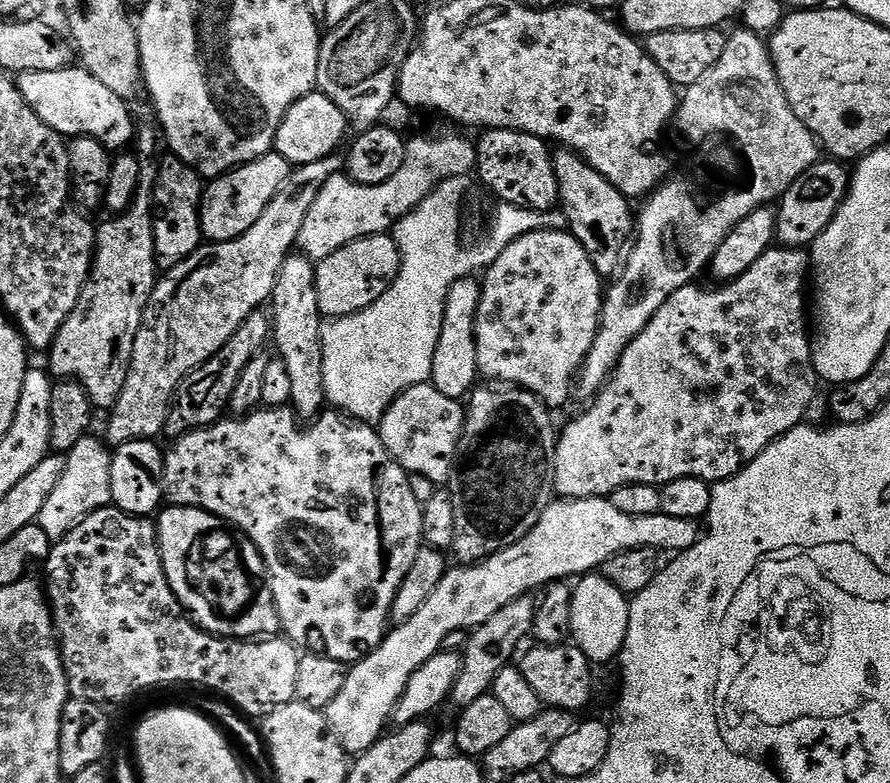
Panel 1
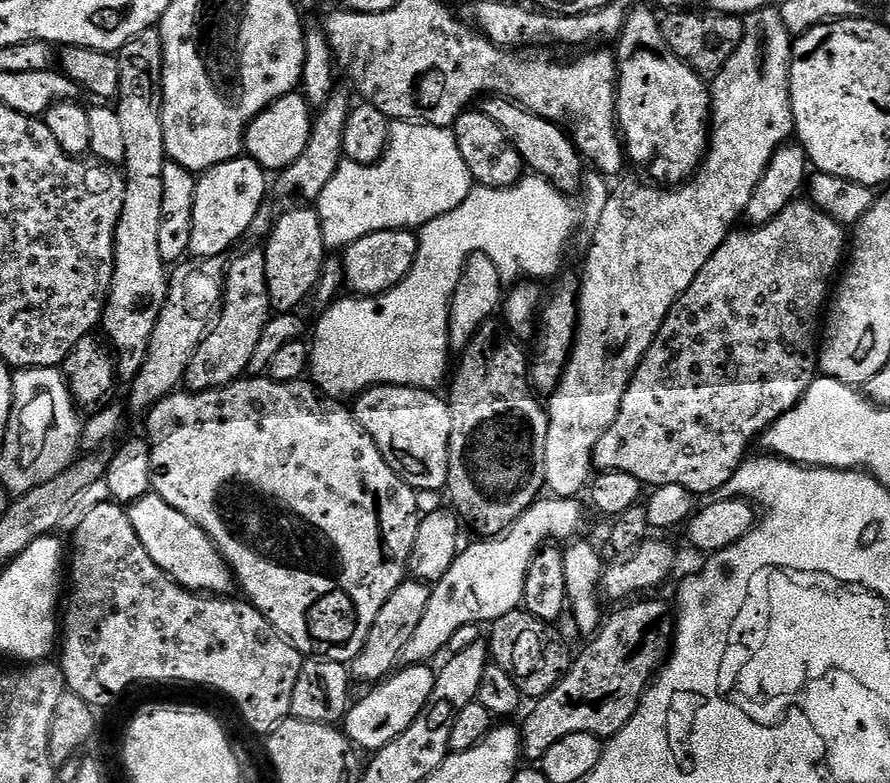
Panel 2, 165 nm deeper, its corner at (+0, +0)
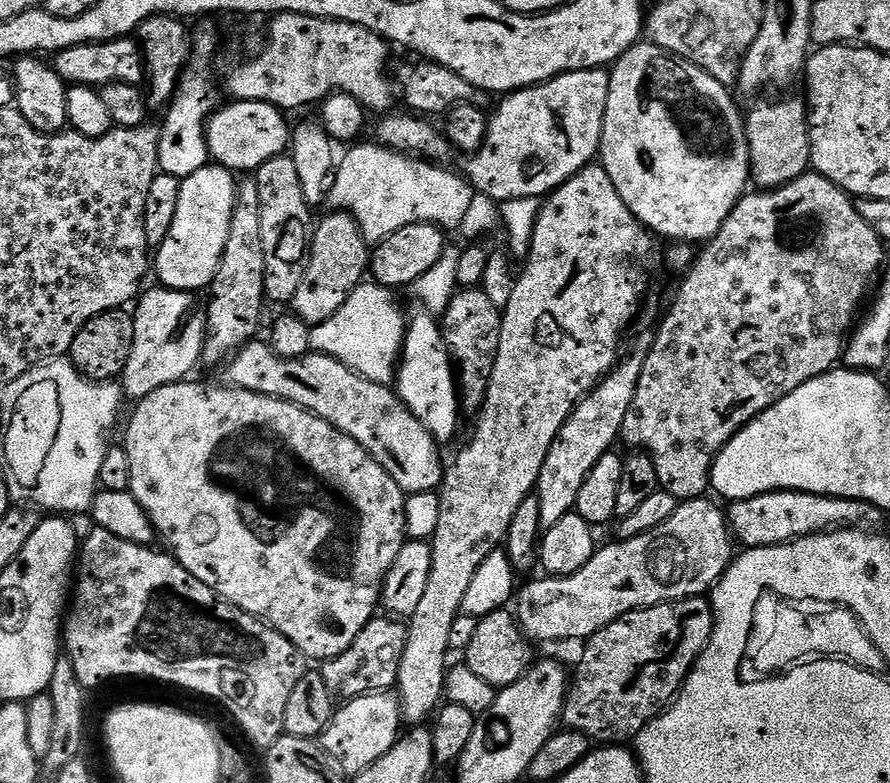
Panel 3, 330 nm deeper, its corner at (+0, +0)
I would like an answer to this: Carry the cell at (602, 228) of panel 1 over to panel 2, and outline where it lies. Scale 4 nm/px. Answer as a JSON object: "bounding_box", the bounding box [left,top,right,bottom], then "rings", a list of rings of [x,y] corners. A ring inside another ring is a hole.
{"bounding_box":[482,96,582,194],"rings":[[[489,96],[483,101],[482,111],[486,118],[494,121],[494,126],[506,134],[506,138],[518,150],[518,154],[524,160],[525,165],[535,175],[550,181],[559,192],[565,194],[579,193],[582,188],[582,157],[576,151],[576,145],[572,143],[572,137],[559,123],[542,118],[530,110],[526,110],[520,104],[512,100],[506,100],[503,96]]]}

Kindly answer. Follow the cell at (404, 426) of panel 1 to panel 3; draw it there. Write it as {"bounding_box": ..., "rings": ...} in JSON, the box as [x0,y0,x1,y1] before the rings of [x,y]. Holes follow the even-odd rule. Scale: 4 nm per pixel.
{"bounding_box":[227,343,445,494],"rings":[[[256,343],[245,344],[227,361],[227,383],[231,387],[289,400],[330,422],[330,426],[354,438],[362,450],[370,453],[405,494],[439,489],[445,465],[440,464],[438,442],[389,385],[368,380],[321,352],[287,360],[274,354],[271,343]]]}

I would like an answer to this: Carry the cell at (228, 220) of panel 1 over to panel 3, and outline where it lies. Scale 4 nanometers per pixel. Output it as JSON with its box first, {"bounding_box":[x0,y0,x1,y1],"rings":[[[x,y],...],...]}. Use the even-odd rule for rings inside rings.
{"bounding_box":[154,162,237,293],"rings":[[[209,162],[202,170],[180,181],[178,210],[170,234],[154,252],[154,276],[161,285],[179,292],[199,293],[199,288],[211,289],[218,274],[226,238],[230,238],[230,218],[234,214],[237,177],[227,168]]]}

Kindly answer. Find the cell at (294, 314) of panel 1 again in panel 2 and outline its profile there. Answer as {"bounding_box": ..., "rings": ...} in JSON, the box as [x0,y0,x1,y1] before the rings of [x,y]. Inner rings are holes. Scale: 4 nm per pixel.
{"bounding_box":[263,206,326,314],"rings":[[[296,206],[289,212],[275,217],[272,231],[266,237],[263,245],[264,273],[266,286],[272,308],[280,314],[292,314],[304,299],[315,293],[322,276],[322,266],[326,259],[326,249],[322,238],[320,215],[312,206]]]}

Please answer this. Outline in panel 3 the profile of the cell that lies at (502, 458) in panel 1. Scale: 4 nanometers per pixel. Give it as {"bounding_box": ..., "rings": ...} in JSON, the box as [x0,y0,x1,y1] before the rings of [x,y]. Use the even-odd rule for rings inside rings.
{"bounding_box":[442,286,503,410],"rings":[[[480,286],[461,287],[442,313],[444,345],[448,348],[448,359],[452,362],[465,409],[478,410],[484,404],[484,395],[490,374],[494,370],[494,358],[502,334],[503,317],[503,311],[487,297]]]}

